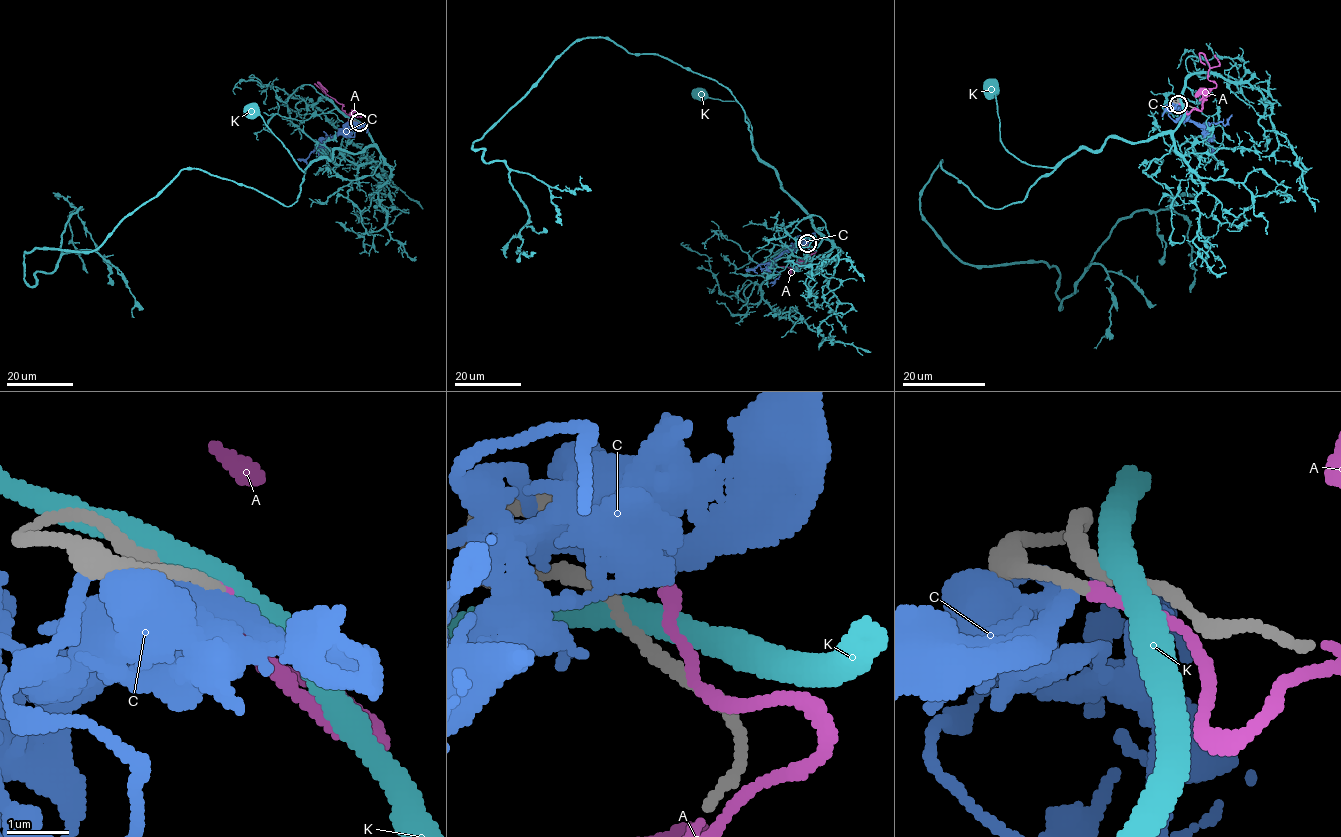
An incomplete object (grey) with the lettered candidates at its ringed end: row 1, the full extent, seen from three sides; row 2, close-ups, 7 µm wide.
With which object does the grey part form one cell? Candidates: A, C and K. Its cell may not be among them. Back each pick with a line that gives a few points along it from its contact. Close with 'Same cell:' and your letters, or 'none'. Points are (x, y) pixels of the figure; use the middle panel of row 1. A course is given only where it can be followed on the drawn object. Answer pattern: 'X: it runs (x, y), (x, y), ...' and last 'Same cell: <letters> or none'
A: it runs (807, 243), (815, 252), (797, 262), (798, 265), (790, 273), (788, 267), (772, 267), (766, 261), (775, 264)
Same cell: A

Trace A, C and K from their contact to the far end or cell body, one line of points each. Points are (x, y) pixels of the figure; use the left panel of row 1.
A: (359, 122), (367, 130), (354, 128), (343, 106), (329, 96), (318, 82), (327, 91)
C: (359, 122), (329, 138), (321, 149), (313, 150), (306, 160), (309, 167)
K: (356, 121), (373, 144), (357, 153), (335, 149), (330, 159), (318, 158), (304, 173), (261, 116), (251, 111)

